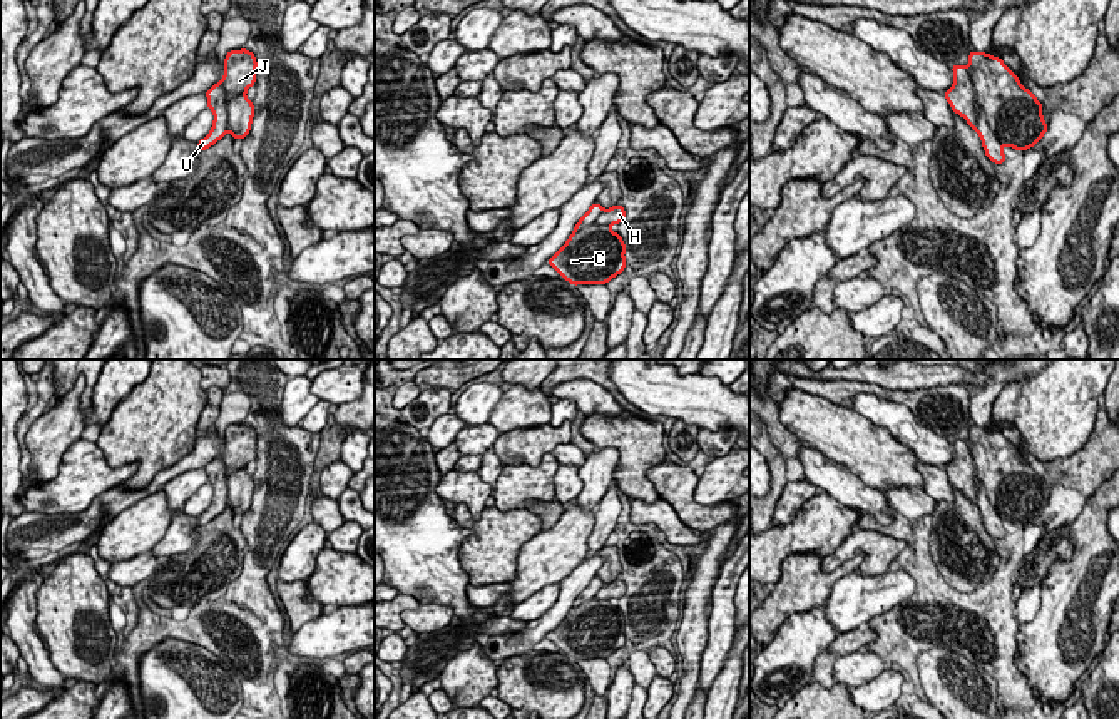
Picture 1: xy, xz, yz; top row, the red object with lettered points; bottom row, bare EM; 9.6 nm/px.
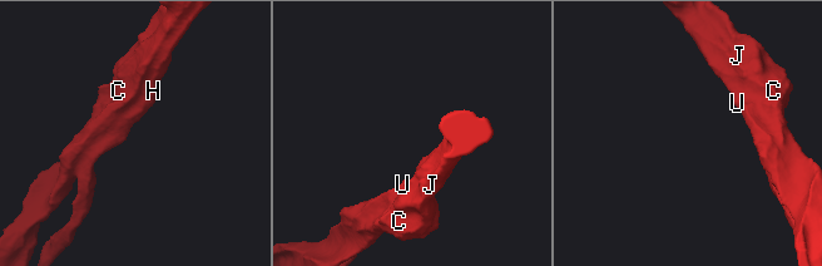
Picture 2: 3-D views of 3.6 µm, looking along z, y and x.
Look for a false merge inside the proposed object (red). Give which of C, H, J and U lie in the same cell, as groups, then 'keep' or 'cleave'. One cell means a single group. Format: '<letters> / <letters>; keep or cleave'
C J U / H; cleave

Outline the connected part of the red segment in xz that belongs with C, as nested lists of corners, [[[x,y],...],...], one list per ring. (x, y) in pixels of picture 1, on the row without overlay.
[[[595,575],[574,600],[565,619],[545,637],[574,660],[607,659],[626,644],[626,619],[619,607],[595,595],[605,584]]]

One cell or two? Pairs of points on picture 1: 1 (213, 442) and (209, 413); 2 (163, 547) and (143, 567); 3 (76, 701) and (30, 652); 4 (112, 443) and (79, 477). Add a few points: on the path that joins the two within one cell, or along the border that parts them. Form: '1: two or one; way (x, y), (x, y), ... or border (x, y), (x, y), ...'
1: two; border (214, 427), (206, 432)
2: two; border (158, 557), (141, 552), (114, 564)
3: two; border (42, 686), (67, 688)
4: two; border (94, 443), (109, 465), (134, 464), (136, 474)

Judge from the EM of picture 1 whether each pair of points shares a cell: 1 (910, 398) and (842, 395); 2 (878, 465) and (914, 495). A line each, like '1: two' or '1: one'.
1: one
2: one

